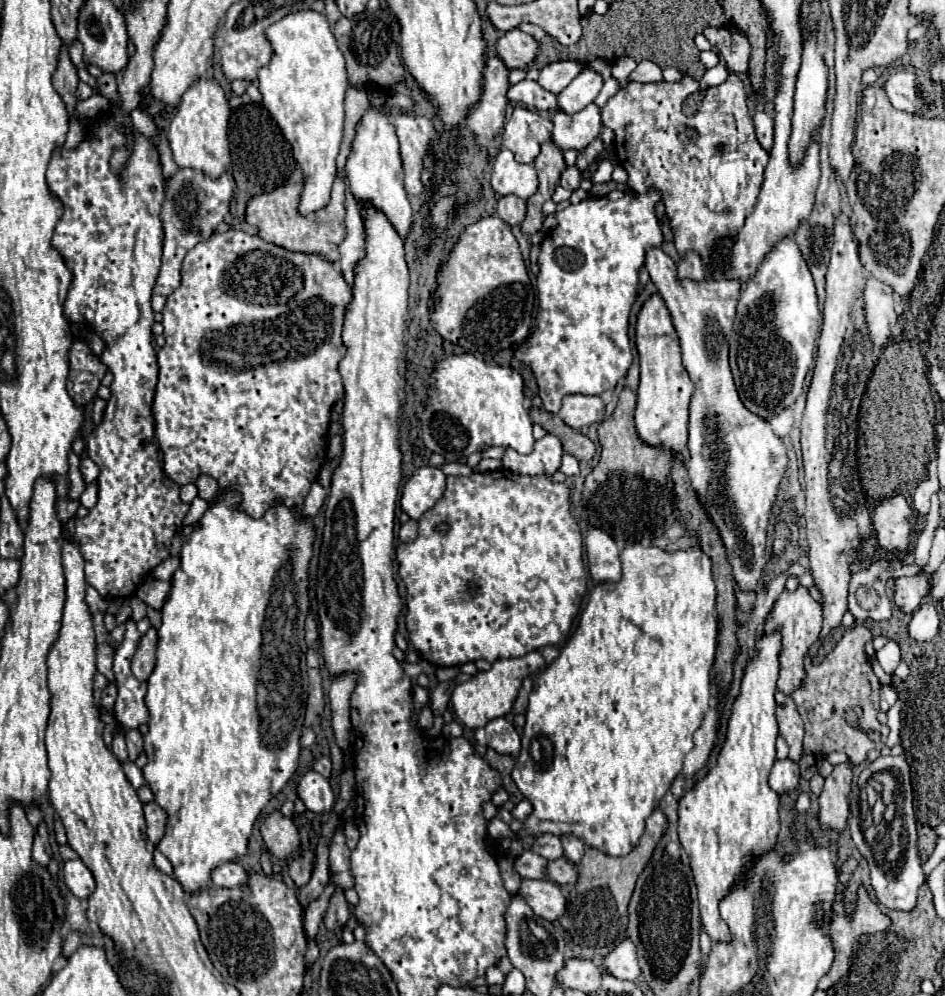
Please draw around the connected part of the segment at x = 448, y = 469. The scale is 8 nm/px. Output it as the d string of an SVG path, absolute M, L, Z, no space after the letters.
M444 463L442 471L446 475L470 475L472 469L466 463Z

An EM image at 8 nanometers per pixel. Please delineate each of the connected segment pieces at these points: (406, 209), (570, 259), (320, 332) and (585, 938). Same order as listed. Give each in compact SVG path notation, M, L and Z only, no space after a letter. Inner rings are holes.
M370 107L370 111L362 117L356 129L352 155L348 157L346 163L346 173L348 173L348 187L356 197L358 205L372 205L374 209L382 211L396 229L396 233L402 239L408 237L414 221L412 217L414 211L410 207L410 201L406 201L406 191L402 183L404 171L398 151L398 137L394 133L394 125L390 123L390 115L386 115L382 107Z
M650 189L648 193L624 195L616 201L610 201L606 196L590 197L554 213L558 227L544 237L542 253L538 257L538 327L514 353L518 361L534 371L546 411L558 413L562 397L570 393L602 395L604 391L614 389L618 379L626 375L632 363L628 325L638 295L638 271L644 265L646 249L662 243L662 231L654 215L654 205L658 201L660 191Z
M230 229L226 233L216 233L210 241L204 241L202 245L190 249L182 261L182 285L166 299L166 307L162 311L166 345L158 351L160 377L154 393L152 415L156 423L156 439L162 451L164 475L172 479L176 485L196 483L200 475L210 475L218 481L220 489L234 489L242 497L238 509L254 519L260 519L270 507L274 507L280 501L290 509L300 505L308 495L310 485L318 479L320 467L328 455L326 433L330 425L332 407L336 405L336 401L344 397L344 385L338 371L338 363L342 359L342 353L346 353L346 347L342 343L342 321L350 297L350 287L346 285L342 273L336 271L336 267L330 261L318 255L286 251L274 243L268 243L260 237L252 237L244 231Z
M656 809L646 823L646 831L640 837L638 847L634 847L628 857L610 857L598 849L588 847L586 857L578 865L578 879L570 887L566 913L558 919L558 925L564 931L566 949L574 959L600 959L606 957L614 947L616 941L624 937L626 931L626 913L628 903L636 885L638 875L646 867L652 851L666 831L666 817L660 809Z

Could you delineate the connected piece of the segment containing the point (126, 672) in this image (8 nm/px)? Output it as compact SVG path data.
M128 619L124 641L114 653L114 669L112 671L114 671L114 677L118 683L118 699L116 699L114 711L116 711L116 721L120 723L120 727L124 731L138 729L138 725L148 721L148 709L144 703L146 683L140 683L130 671L130 663L136 653L140 637L142 635L136 629L136 621Z

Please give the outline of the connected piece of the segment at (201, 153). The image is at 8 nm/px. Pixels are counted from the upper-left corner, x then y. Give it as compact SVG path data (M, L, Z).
M198 79L182 95L178 111L172 115L166 137L178 167L202 169L208 177L220 177L230 165L230 145L228 145L228 119L230 107L224 89L216 79Z

